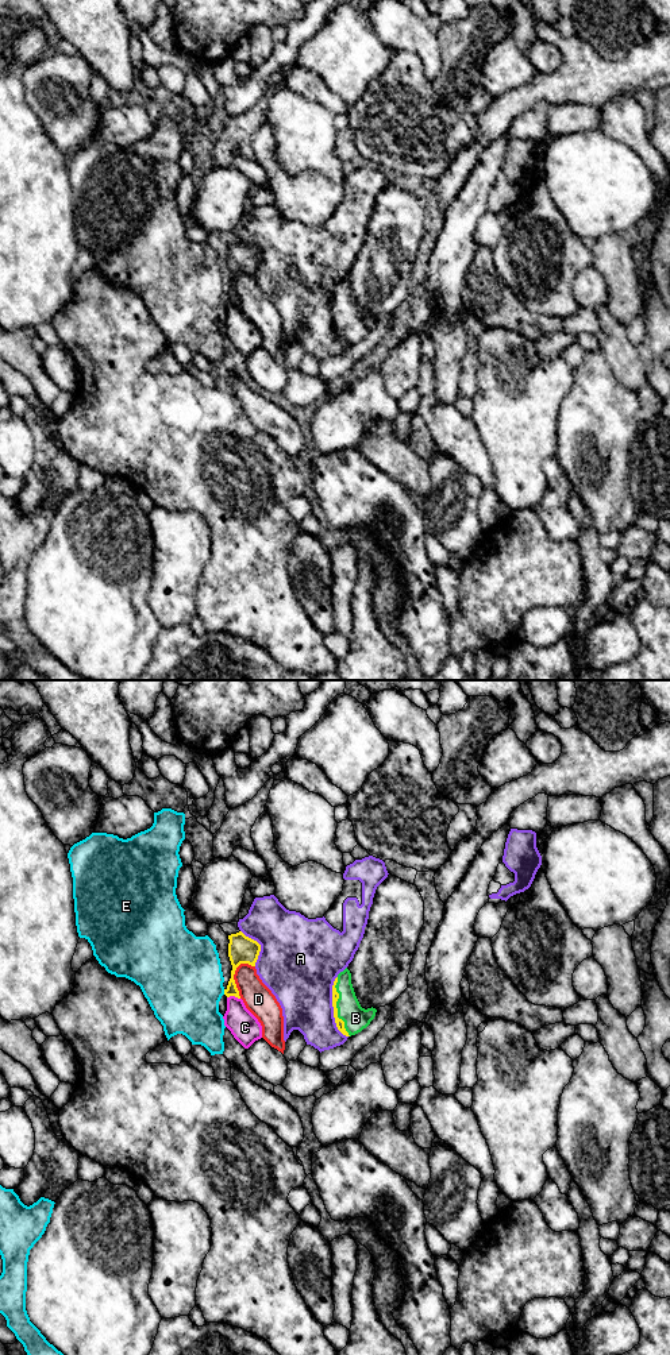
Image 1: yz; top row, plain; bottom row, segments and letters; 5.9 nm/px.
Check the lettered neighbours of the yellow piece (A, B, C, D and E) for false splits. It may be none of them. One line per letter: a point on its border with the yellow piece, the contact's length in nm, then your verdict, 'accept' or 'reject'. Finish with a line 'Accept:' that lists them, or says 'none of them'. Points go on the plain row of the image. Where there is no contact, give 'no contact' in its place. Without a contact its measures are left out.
A: yz (332, 315) | 380 nm | reject
B: yz (335, 316) | 360 nm | accept
C: yz (234, 304) | 80 nm | reject
D: yz (233, 286) | 220 nm | reject
E: yz (224, 301) | 30 nm | reject
Accept: B

